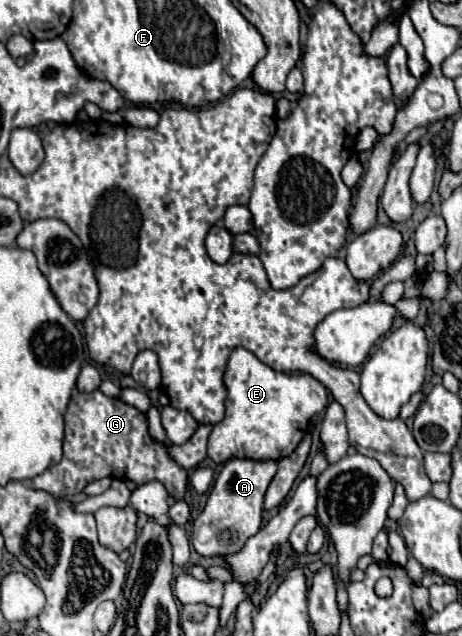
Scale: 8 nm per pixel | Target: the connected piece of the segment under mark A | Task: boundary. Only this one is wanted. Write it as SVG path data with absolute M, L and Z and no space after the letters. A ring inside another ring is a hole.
M231 459L219 473L203 513L191 523L191 543L203 557L227 557L241 551L263 523L263 503L269 483L277 473L277 461Z

